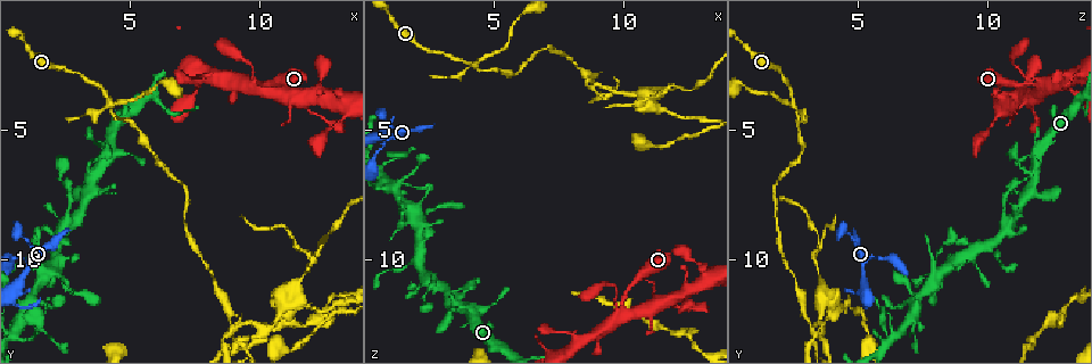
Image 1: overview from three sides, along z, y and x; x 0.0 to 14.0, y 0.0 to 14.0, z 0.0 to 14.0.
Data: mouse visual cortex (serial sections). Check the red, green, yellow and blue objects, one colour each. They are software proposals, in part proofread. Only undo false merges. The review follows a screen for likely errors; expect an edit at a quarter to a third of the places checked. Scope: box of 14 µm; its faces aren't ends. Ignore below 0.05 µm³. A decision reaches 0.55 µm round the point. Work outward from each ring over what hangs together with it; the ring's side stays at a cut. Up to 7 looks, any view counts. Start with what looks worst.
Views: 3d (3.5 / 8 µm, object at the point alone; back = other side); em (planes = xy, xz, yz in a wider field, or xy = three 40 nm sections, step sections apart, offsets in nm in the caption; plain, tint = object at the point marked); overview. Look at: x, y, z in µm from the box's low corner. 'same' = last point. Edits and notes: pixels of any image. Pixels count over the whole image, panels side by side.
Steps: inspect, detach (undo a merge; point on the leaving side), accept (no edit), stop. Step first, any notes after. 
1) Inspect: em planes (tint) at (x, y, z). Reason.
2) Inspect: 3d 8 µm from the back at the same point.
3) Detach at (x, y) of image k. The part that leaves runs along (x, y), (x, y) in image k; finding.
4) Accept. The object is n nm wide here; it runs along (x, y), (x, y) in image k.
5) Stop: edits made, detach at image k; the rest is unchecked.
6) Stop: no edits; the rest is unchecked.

Inspect: 3d 3.5 µm at (4.2, 3.9, 2.5). Abrupt turn.

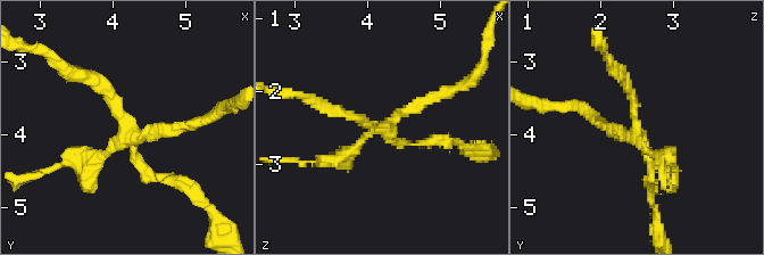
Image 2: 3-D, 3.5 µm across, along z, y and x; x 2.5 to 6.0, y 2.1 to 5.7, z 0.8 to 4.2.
Inspect: em xy step 3 (tint) at (4.25, 4.00, 2.50). 4 arms meet here; the arms are 150, 150, 150, 200 nm wide.

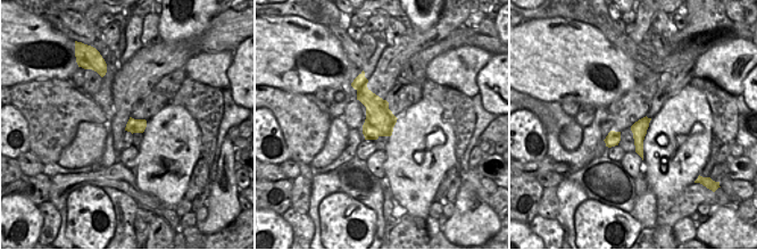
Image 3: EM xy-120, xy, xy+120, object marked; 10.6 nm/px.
Detach at (166, 128) of image 2. The part that leaves runs along (138, 134), (193, 124), (229, 107) in image 2; two cells meet here.

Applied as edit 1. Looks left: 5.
Inspect: overview.

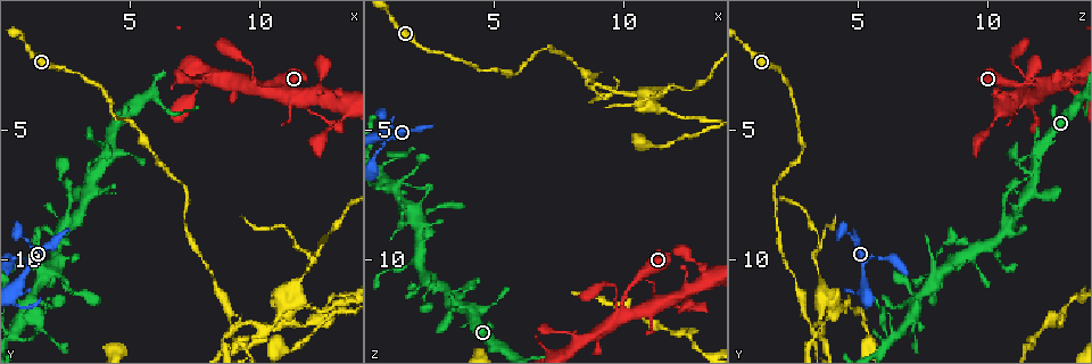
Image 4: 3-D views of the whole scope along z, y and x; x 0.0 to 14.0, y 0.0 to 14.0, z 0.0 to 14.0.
Inspect: 3d 8 µm at (8.8, 12.5, 3.1). Abrupt turn.

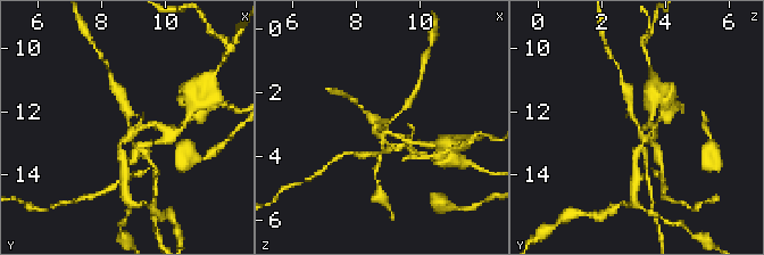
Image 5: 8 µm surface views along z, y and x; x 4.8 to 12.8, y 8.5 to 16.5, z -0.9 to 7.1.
Inspect: 3d 3.5 µm at (8.9, 12.6, 3.2).

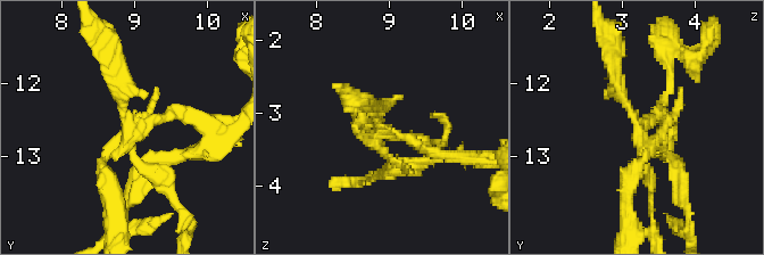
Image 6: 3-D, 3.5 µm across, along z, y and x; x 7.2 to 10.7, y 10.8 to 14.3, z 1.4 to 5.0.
Inspect: em xy step 3 (tint) at (8.90, 12.60, 3.20).

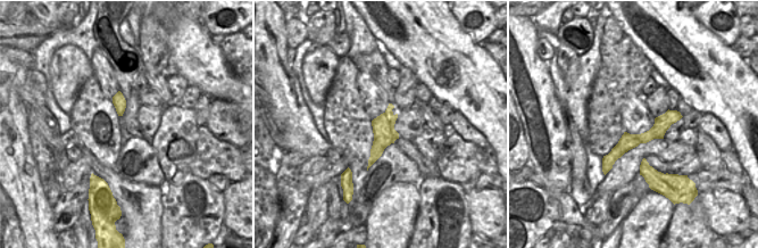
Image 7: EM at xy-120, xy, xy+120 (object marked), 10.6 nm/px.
Detach at (389, 169) of image 6. The object is 240 nm wide here; a border runs along (394, 115), (390, 122), (392, 142) in image 7; a second cell is stuck on.

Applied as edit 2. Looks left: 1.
Stop: edits made, detach at image 2, detach at image 6; the rest is unchecked.

